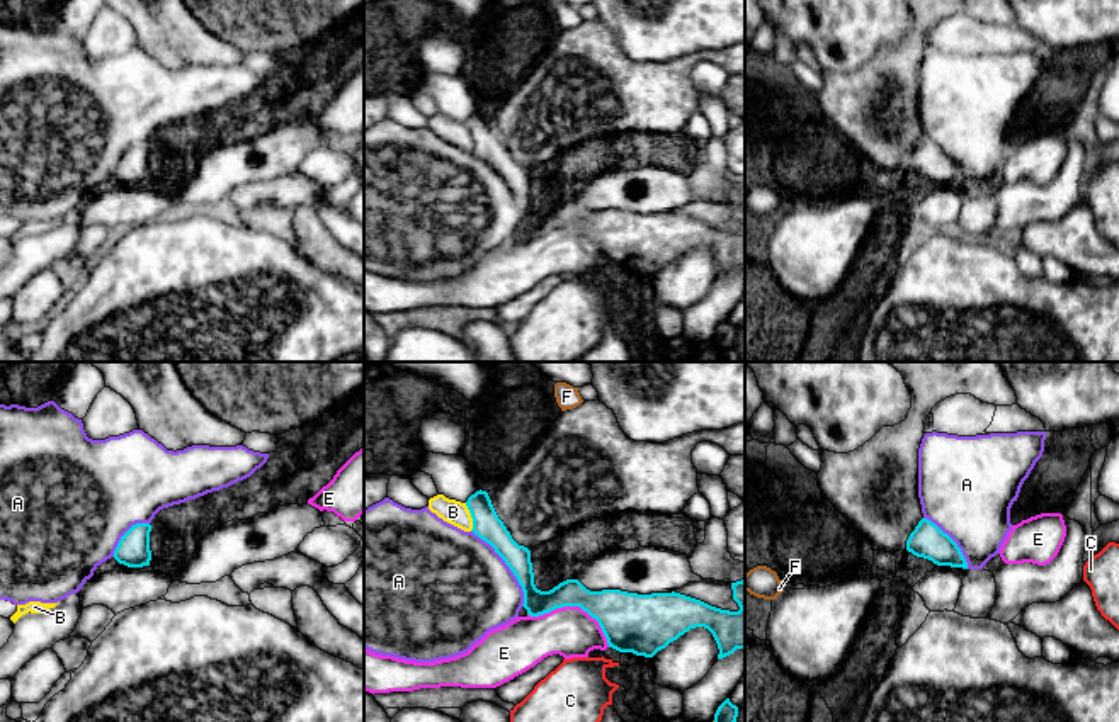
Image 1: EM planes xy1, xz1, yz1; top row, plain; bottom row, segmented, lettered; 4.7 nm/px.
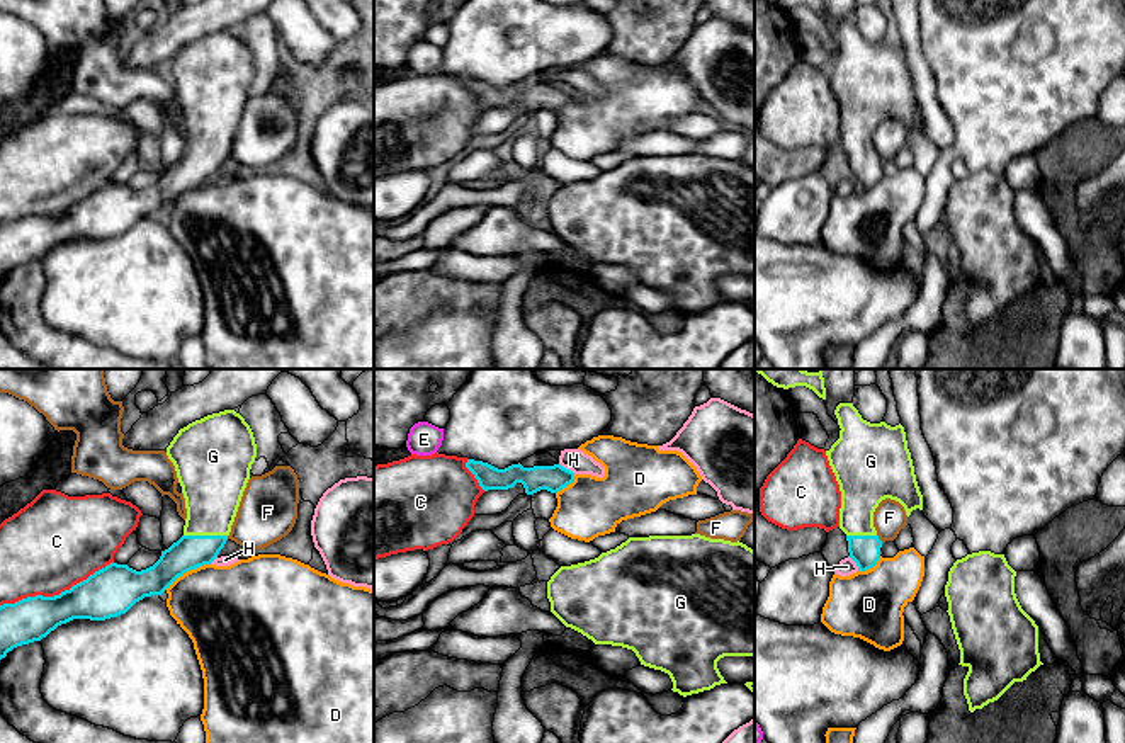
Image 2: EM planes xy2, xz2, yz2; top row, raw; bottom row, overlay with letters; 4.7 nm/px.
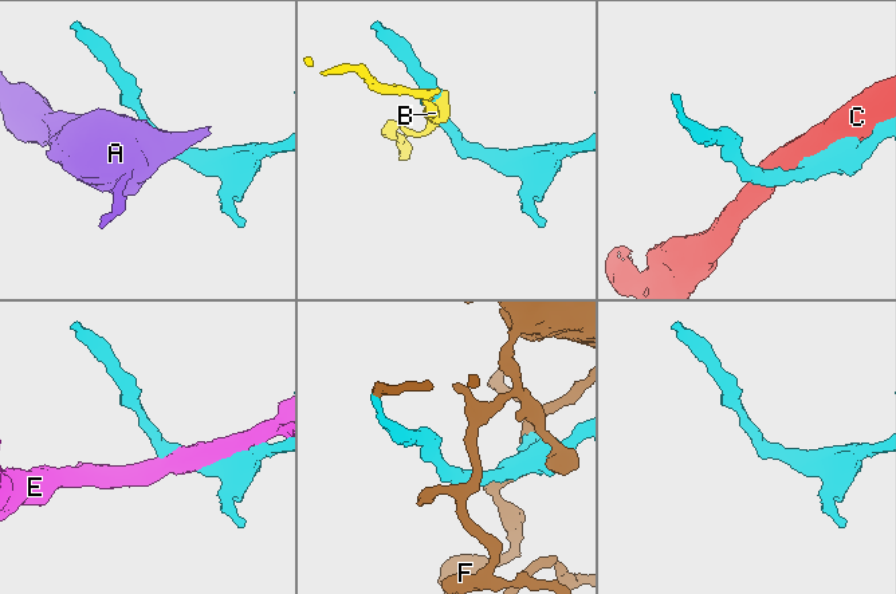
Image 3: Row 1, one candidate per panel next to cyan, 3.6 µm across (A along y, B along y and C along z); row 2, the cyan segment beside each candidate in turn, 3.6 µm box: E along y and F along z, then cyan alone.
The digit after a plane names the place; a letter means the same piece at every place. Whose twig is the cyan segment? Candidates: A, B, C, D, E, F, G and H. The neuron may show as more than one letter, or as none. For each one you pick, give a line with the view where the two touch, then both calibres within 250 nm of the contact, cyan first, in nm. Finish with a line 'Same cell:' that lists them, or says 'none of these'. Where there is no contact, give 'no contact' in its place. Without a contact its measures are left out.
G: xy2 | 160/300 nm
Same cell: G

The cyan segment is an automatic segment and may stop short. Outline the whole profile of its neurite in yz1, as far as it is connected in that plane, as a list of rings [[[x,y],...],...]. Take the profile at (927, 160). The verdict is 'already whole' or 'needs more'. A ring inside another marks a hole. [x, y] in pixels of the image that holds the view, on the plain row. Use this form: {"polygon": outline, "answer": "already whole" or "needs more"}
{"polygon": [[[922,138],[910,153],[906,170],[937,185],[968,189],[968,182],[957,163],[927,138]]], "answer": "already whole"}

